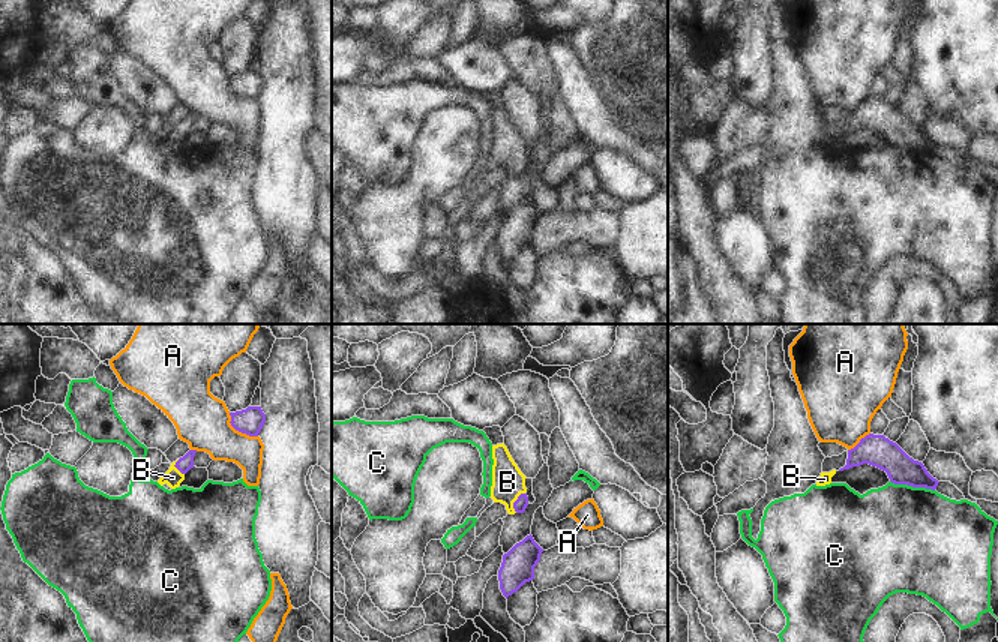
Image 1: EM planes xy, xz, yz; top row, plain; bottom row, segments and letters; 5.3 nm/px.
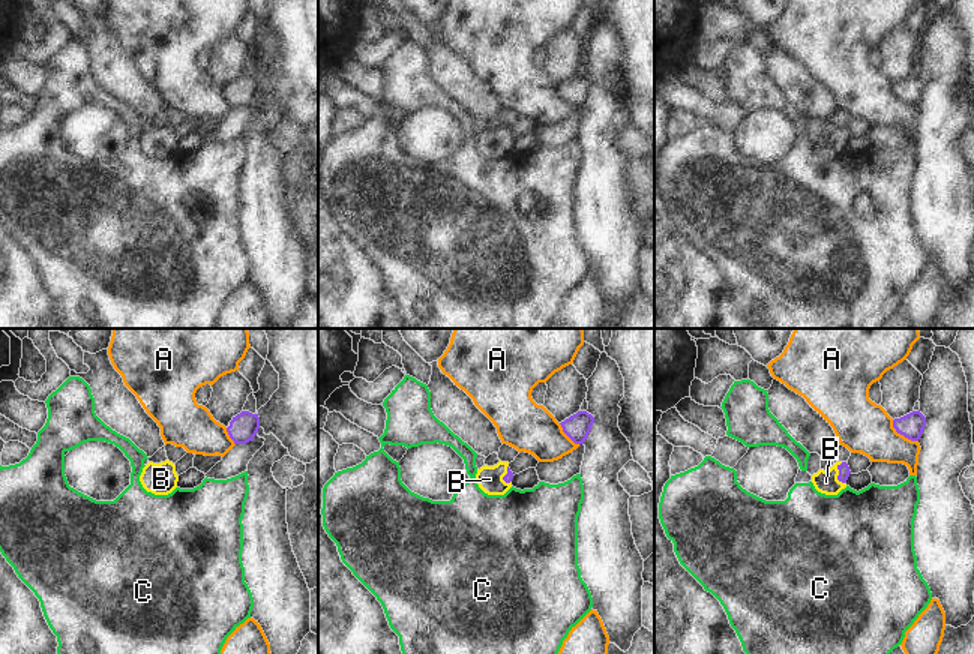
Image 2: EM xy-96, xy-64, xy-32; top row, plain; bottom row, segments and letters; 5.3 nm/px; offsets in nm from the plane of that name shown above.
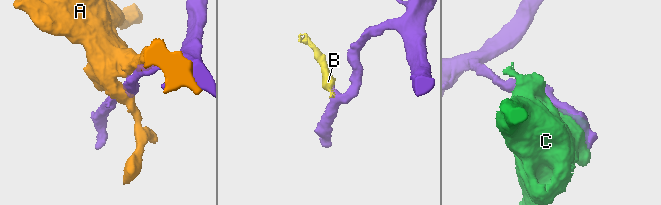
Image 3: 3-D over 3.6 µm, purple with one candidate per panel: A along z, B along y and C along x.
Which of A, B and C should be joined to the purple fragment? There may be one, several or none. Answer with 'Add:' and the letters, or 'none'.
Add: B

